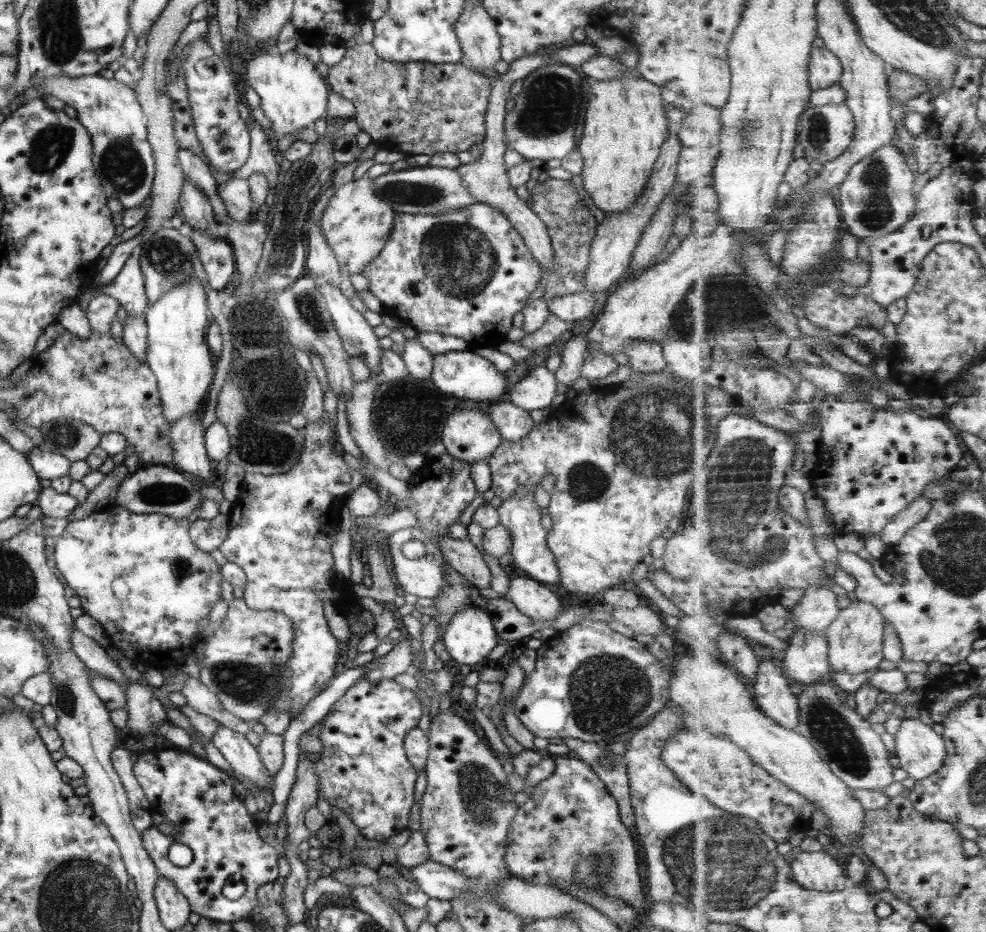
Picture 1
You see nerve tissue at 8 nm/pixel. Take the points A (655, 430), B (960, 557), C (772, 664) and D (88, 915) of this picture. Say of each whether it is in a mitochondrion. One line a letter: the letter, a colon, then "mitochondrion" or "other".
A: mitochondrion
B: mitochondrion
C: other
D: mitochondrion

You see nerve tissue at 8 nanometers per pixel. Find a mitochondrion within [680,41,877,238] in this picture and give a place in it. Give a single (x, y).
(747, 127)

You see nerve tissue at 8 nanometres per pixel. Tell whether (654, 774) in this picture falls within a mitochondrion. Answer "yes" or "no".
no

